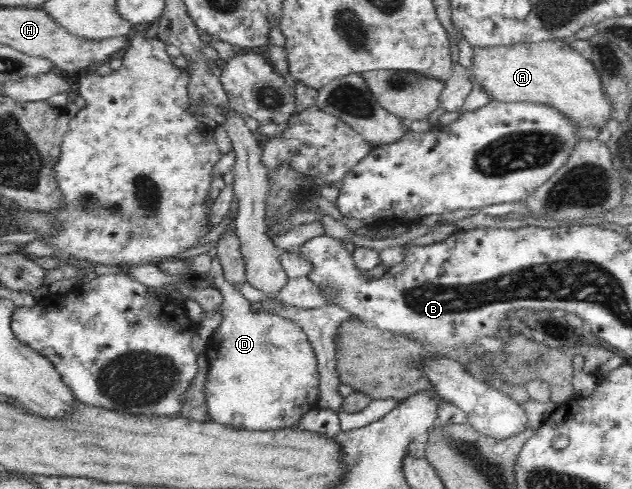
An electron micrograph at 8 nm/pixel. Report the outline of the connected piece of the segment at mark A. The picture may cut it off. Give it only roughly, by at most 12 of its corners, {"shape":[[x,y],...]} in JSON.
{"shape":[[562,39],[471,47],[491,100],[610,124],[596,69]]}

